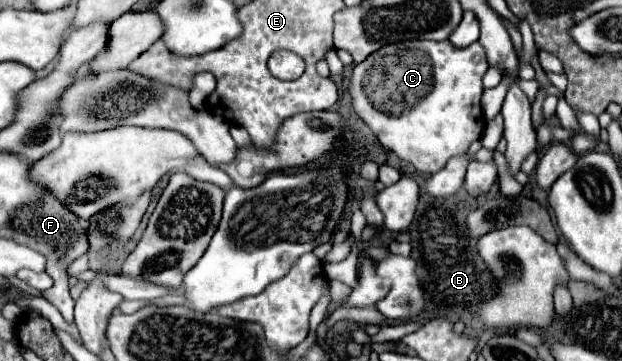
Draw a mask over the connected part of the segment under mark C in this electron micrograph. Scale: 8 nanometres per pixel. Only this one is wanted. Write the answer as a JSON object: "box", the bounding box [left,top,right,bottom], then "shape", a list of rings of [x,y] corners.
{"box":[349,41,487,173],"shape":[[[403,41],[385,45],[371,53],[363,63],[357,63],[349,83],[349,95],[355,113],[369,125],[385,149],[397,153],[403,161],[413,163],[421,173],[437,173],[451,157],[467,153],[469,145],[483,135],[481,79],[485,71],[487,59],[479,41],[465,49],[453,47],[449,41]]]}

